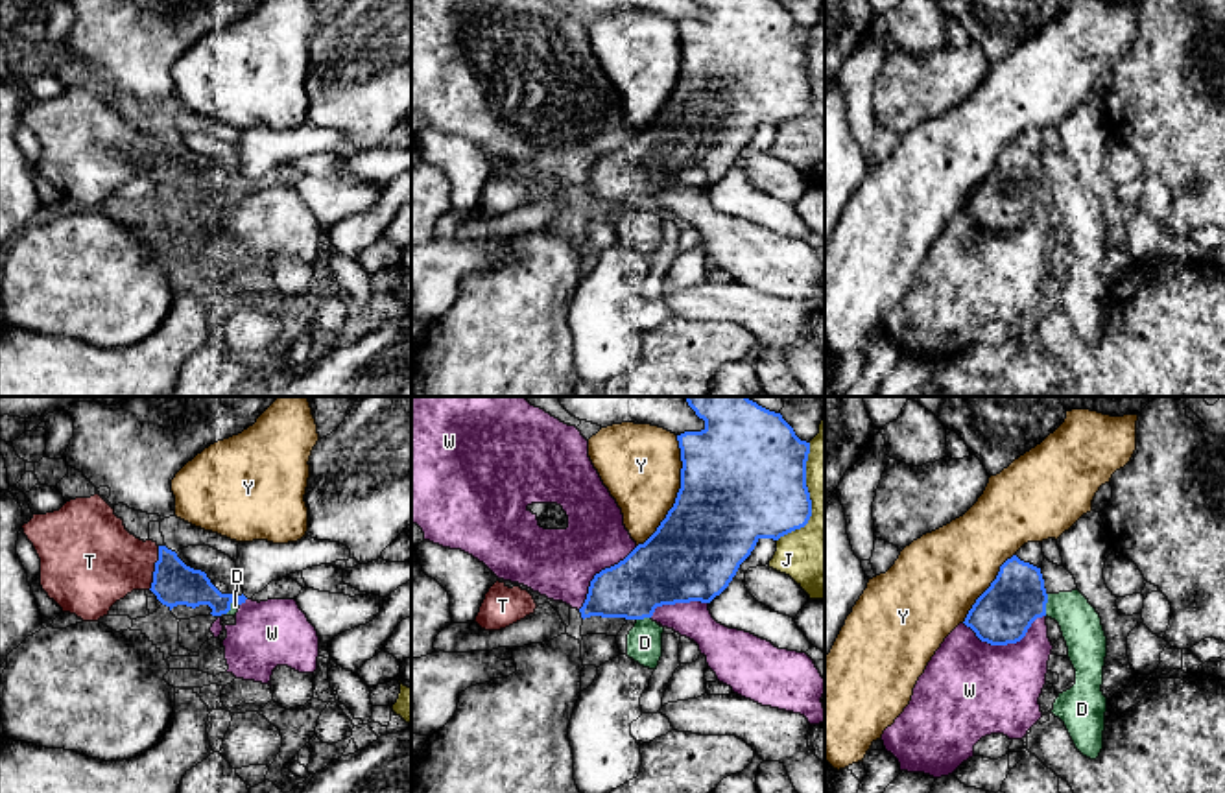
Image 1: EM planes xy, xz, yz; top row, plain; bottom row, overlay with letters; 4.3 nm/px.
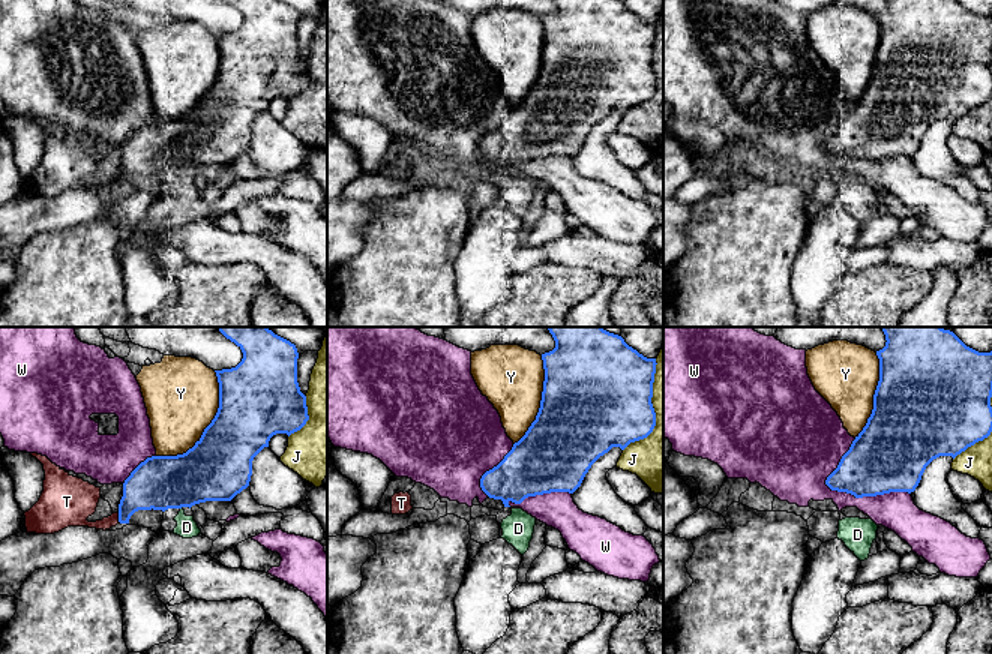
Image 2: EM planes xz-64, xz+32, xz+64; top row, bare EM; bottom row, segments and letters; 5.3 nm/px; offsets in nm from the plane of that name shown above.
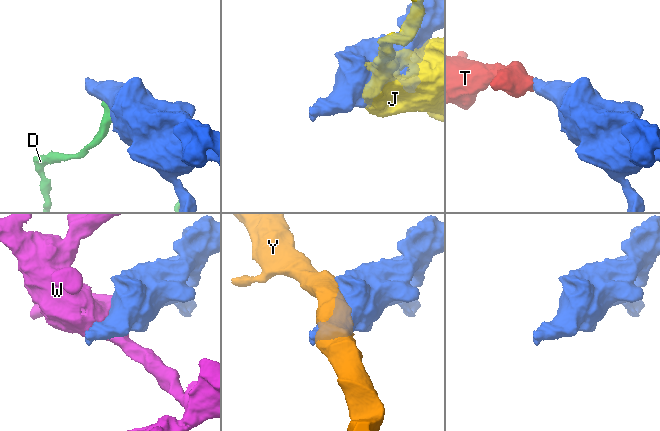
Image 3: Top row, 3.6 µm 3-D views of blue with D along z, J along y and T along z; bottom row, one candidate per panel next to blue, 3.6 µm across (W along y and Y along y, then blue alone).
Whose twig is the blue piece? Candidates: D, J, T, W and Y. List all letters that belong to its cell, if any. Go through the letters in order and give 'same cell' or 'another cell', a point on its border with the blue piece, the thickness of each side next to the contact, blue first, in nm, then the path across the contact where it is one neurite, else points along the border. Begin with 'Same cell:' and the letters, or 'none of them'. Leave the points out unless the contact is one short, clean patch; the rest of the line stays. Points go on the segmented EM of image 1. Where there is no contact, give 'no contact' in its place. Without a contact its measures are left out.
Same cell: T
D: another cell | yz (1045, 605) | 260/180 nm
J: another cell | xz (808, 498) | 460/300 nm
T: same cell | xy (155, 568) | 190/380 nm | across xy (174, 583), (155, 568), (128, 563), (98, 563)
W: another cell | yz (1006, 644) | 260/420 nm
Y: another cell | xz (677, 493) | 480/360 nm

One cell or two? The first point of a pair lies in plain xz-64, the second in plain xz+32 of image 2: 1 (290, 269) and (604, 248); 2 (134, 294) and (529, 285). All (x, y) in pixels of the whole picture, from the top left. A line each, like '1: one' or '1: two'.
1: one
2: two

